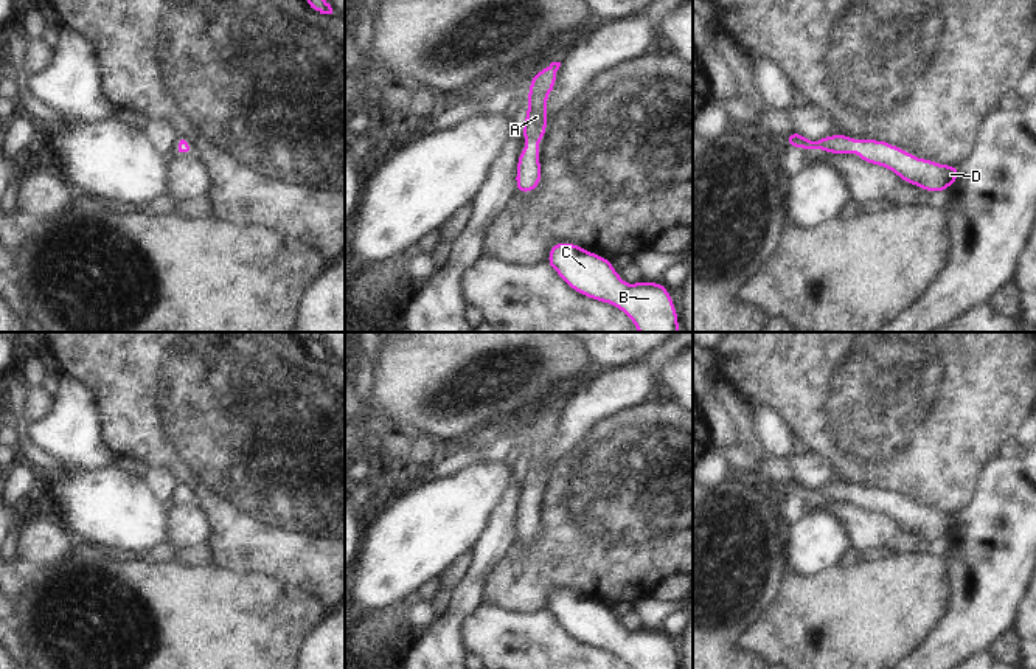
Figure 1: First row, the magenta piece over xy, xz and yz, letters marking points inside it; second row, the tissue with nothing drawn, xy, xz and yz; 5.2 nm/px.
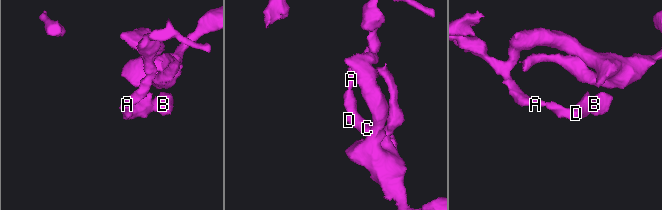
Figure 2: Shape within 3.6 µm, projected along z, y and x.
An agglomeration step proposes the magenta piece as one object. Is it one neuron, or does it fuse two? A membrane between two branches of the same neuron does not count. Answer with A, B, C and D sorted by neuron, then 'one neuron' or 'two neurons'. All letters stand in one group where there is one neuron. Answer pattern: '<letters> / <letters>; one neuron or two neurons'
A B C D; one neuron

